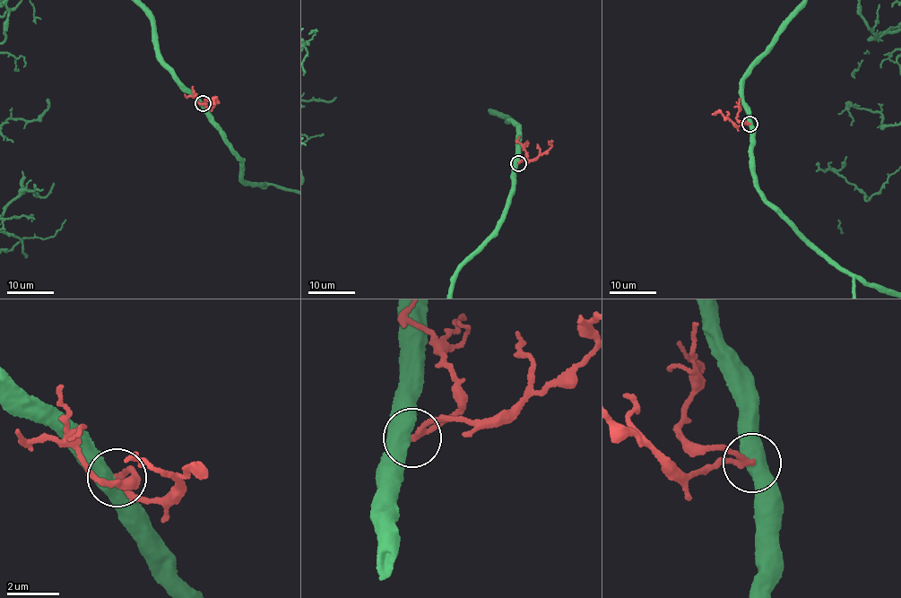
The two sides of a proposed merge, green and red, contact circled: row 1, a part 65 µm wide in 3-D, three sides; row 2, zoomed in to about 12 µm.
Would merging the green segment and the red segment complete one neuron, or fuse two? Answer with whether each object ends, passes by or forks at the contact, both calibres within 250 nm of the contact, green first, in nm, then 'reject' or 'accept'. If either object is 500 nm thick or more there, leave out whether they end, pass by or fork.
calibres 550 and 200 nm; reject

